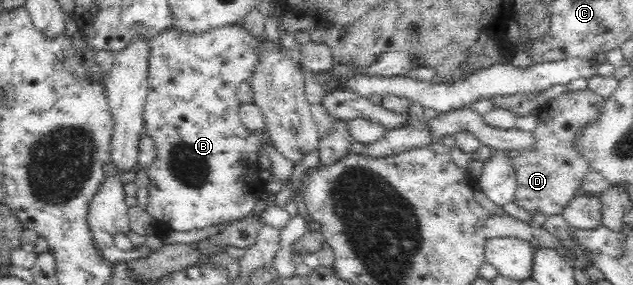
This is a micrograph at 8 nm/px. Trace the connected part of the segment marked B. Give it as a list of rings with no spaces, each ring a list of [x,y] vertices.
[[[241,24],[198,34],[169,29],[148,40],[149,91],[143,109],[144,135],[153,139],[156,157],[146,169],[149,181],[146,211],[172,232],[190,232],[241,220],[256,209],[261,194],[266,192],[257,158],[262,155],[260,149],[271,143],[265,132],[249,135],[241,125],[240,103],[236,98],[237,86],[253,75],[261,51],[259,39]]]

